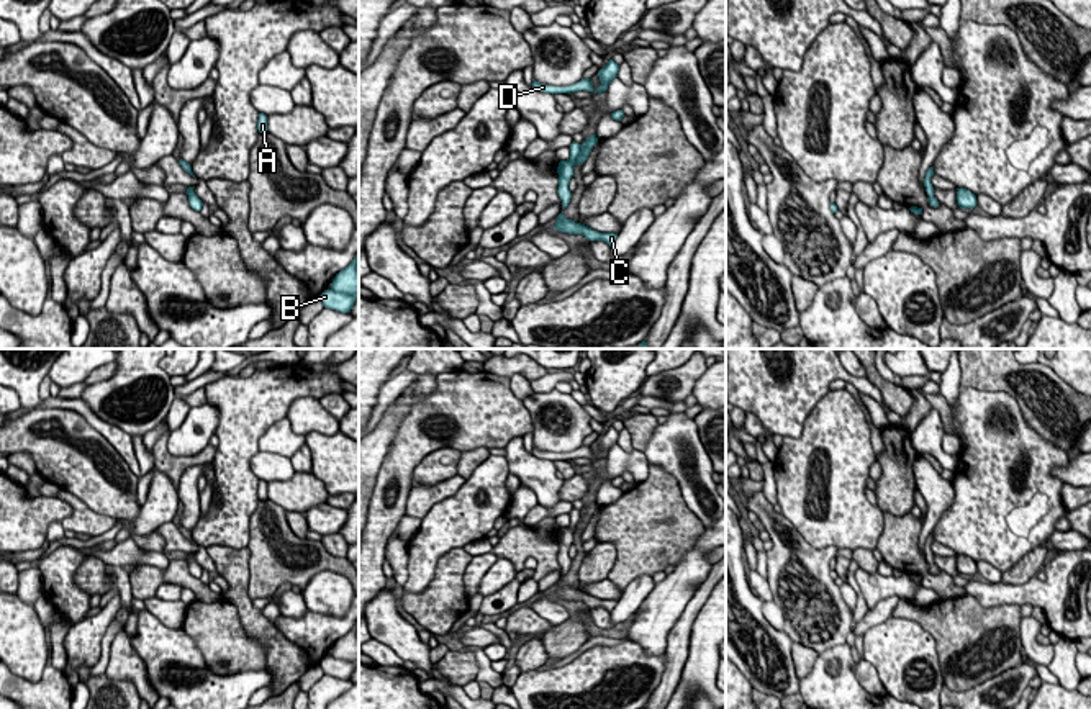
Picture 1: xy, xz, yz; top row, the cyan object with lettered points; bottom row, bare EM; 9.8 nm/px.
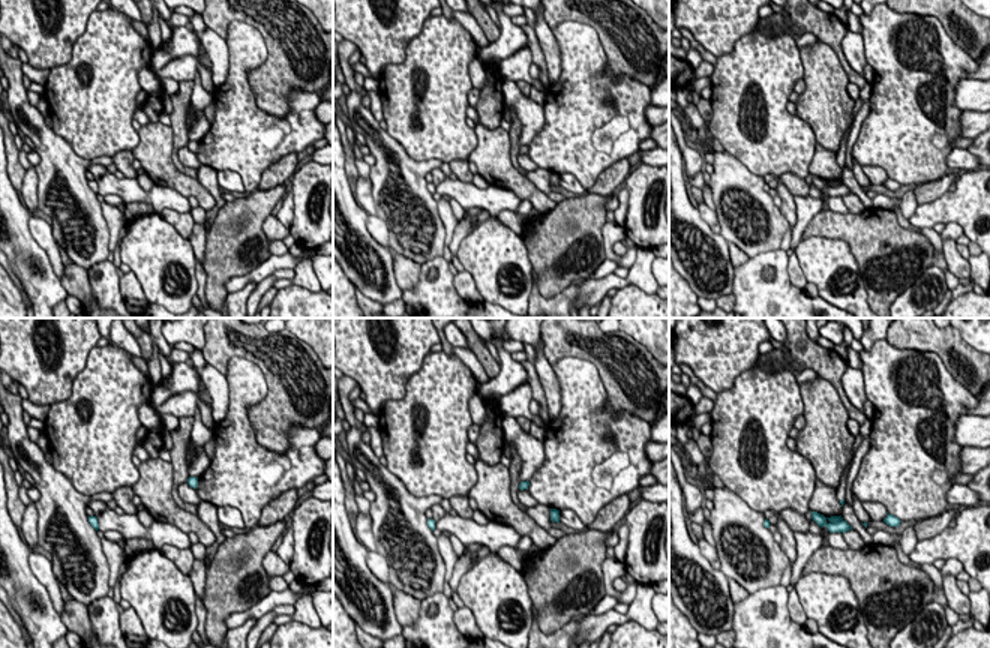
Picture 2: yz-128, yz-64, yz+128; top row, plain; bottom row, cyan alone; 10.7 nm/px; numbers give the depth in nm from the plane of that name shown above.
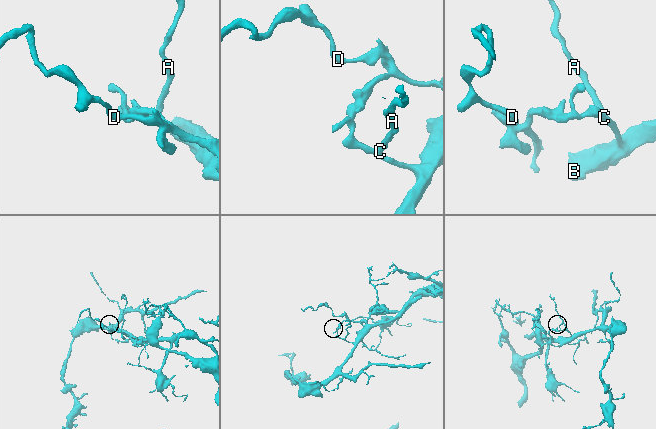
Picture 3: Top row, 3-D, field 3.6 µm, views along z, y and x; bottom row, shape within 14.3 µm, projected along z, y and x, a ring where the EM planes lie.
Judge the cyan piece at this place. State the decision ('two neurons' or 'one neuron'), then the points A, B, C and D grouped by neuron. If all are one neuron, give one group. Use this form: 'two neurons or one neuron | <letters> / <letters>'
two neurons | A C / B D

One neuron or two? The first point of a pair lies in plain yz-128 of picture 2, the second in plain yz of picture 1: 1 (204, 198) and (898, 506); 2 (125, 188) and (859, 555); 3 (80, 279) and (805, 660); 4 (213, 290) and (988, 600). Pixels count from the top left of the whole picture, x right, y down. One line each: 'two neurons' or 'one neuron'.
1: two neurons
2: two neurons
3: one neuron
4: two neurons

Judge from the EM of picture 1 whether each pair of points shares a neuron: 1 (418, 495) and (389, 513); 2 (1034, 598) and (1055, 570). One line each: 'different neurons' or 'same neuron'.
1: different neurons
2: same neuron

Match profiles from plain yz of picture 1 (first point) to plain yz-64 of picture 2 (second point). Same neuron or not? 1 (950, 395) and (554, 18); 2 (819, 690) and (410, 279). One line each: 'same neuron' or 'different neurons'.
1: different neurons
2: different neurons

